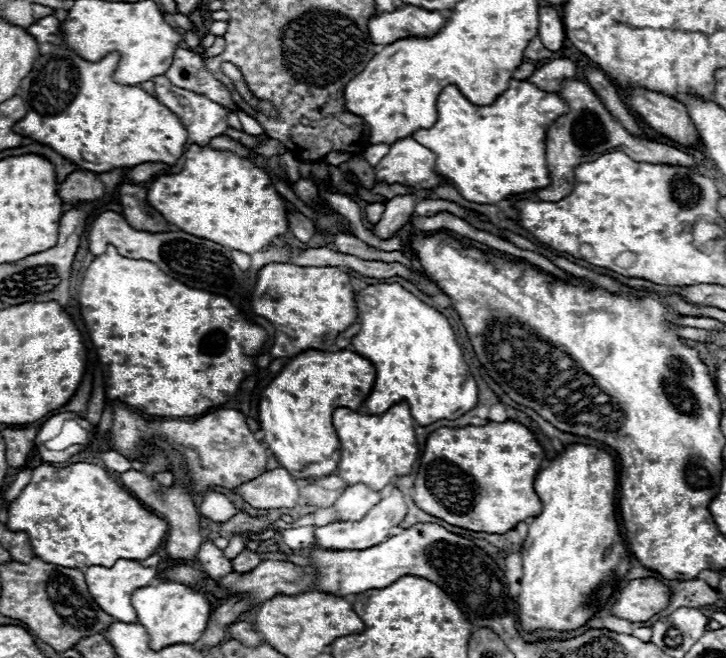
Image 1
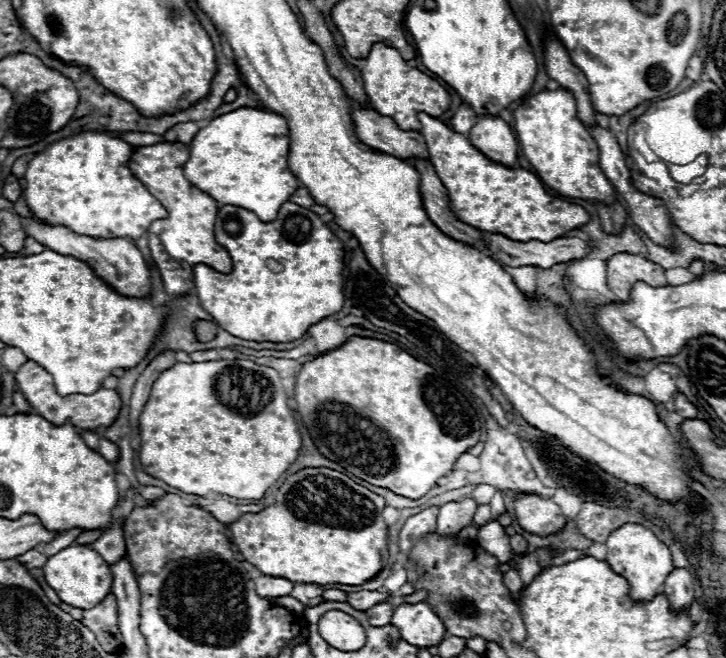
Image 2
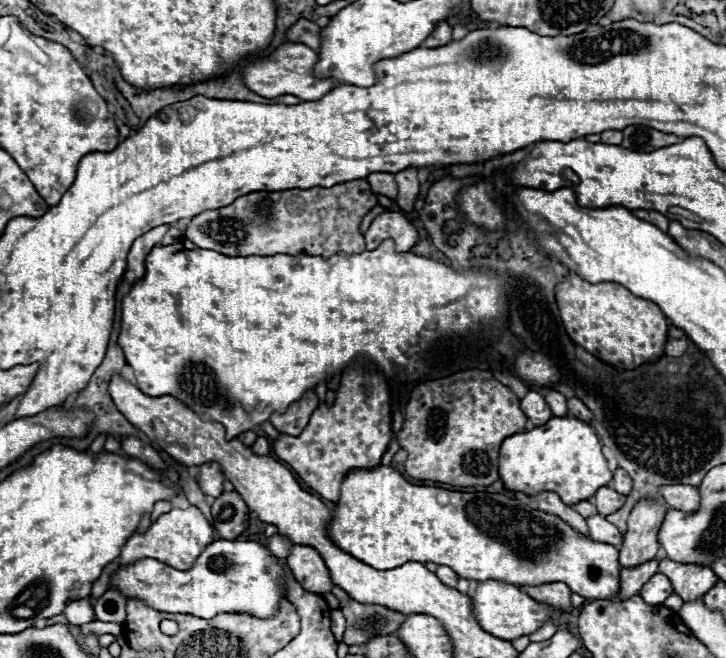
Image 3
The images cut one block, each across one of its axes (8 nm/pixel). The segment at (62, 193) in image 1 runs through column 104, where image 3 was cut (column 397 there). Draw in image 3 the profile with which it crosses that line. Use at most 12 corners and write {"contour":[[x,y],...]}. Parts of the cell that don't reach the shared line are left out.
{"contour":[[374,172],[368,176],[372,192],[388,198],[398,194],[394,174]]}

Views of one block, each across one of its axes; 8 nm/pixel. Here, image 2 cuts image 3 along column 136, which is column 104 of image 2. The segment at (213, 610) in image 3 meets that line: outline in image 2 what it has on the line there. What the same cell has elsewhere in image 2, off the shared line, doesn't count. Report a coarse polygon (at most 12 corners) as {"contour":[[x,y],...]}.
{"contour":[[68,546],[42,570],[60,600],[90,610],[110,594],[110,566]]}

